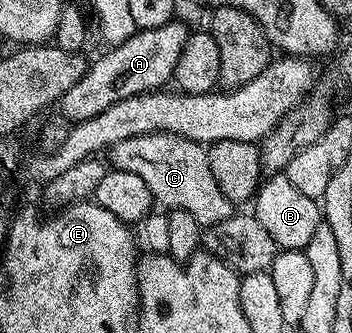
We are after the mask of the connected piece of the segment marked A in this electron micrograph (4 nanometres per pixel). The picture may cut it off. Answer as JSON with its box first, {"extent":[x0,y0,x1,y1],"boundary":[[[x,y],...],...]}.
{"extent":[59,19,191,123],"boundary":[[[180,19],[168,21],[163,27],[137,29],[130,32],[124,41],[118,41],[97,62],[86,68],[83,79],[71,87],[59,102],[60,116],[69,123],[85,121],[99,111],[107,111],[119,99],[131,99],[141,93],[151,93],[168,86],[173,81],[173,72],[183,53],[191,29]]]}

